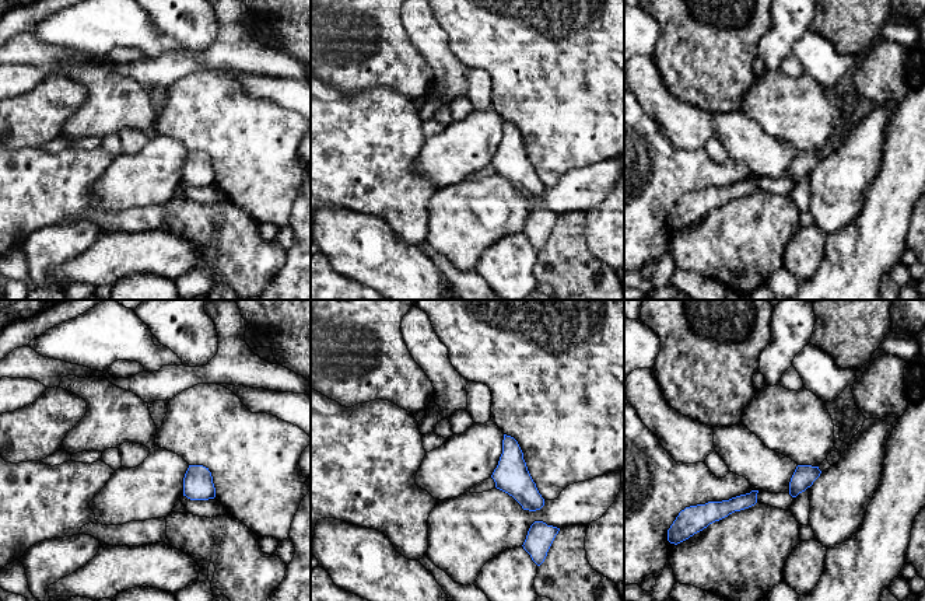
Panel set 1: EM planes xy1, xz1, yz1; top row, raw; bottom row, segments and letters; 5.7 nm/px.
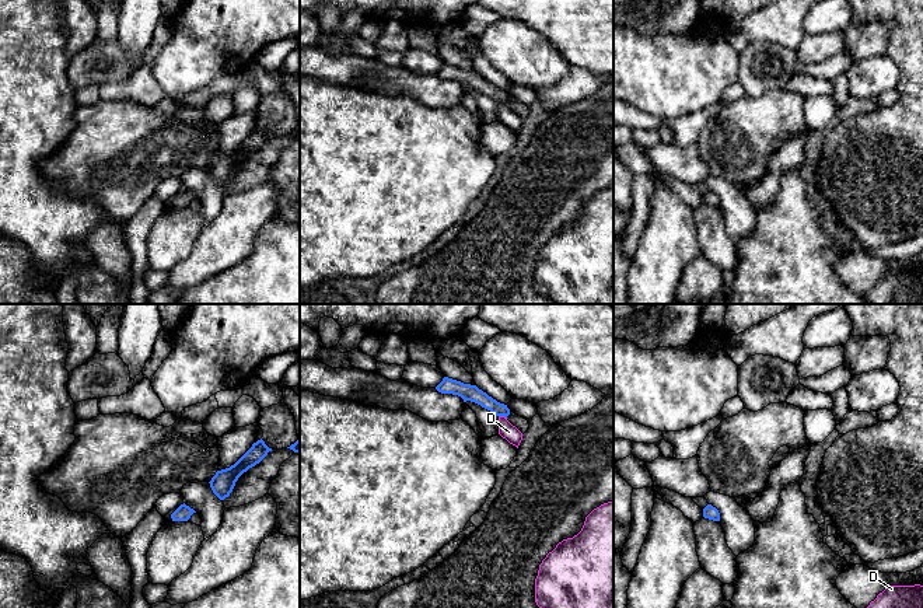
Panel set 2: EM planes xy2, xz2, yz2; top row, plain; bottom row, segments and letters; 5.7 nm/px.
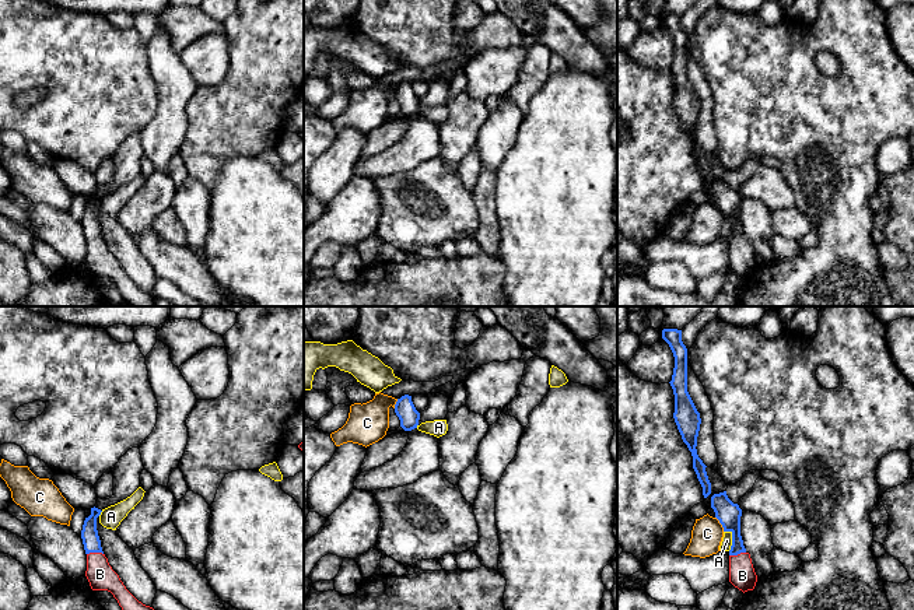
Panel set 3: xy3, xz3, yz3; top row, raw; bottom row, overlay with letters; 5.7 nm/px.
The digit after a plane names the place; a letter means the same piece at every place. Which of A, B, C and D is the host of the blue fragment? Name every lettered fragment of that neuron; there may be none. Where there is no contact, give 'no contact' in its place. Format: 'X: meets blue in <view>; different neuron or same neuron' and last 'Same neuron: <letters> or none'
A: meets blue in yz3; different neuron
B: meets blue in xy3; different neuron
C: meets blue in yz3; different neuron
D: meets blue in xz2; different neuron
Same neuron: none

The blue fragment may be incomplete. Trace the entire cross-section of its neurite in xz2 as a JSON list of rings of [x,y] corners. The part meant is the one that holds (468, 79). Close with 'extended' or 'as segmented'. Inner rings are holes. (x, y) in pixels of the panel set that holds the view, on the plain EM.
[[[444,63],[443,67],[436,73],[436,76],[441,80],[458,81],[464,85],[464,88],[475,88],[499,104],[507,104],[510,101],[507,91],[497,88],[476,71],[464,70],[461,67]]]; as segmented

